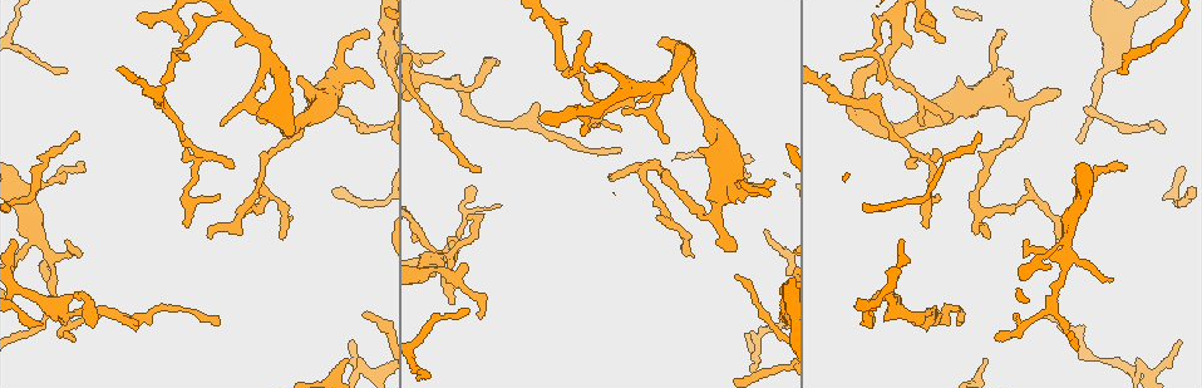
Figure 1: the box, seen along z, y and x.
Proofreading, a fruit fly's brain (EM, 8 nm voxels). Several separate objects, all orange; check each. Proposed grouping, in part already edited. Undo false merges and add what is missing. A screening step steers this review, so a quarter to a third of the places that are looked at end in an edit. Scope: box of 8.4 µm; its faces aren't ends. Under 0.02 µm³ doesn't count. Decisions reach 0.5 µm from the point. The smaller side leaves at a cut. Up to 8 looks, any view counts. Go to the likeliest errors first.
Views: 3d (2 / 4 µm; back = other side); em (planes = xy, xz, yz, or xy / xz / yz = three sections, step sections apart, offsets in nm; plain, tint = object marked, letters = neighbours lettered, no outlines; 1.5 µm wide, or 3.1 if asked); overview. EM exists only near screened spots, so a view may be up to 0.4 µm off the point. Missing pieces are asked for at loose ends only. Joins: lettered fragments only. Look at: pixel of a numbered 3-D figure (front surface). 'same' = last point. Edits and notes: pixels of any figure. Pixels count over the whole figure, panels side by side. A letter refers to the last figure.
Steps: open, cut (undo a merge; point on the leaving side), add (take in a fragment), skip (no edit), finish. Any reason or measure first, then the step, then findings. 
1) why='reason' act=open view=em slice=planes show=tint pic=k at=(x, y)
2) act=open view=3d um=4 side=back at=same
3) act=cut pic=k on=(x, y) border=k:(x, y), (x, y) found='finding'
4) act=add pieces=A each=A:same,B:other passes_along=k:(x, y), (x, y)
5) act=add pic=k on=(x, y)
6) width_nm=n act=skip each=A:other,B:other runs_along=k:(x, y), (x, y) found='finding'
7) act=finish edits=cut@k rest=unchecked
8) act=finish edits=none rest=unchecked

why='tapers out' act=open view=3d um=4 pic=1 at=(1111, 280)

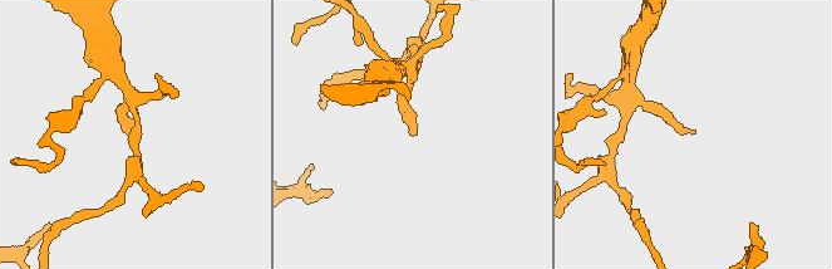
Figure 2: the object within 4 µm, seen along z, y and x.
act=open view=em slice=planes show=letters pic=2 at=(694, 132)

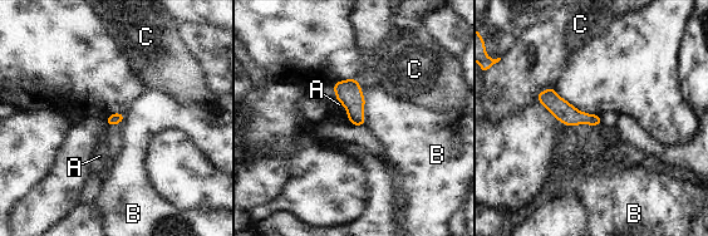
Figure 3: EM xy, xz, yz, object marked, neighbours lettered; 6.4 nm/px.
act=skip each=A:other,B:other,C:other runs_along=3:(541, 96), (573, 117), (598, 121) found='no lettered fragment goes on from it'

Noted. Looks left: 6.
act=open view=em slice=yz step=4 show=letters pic=1 at=(363, 315)

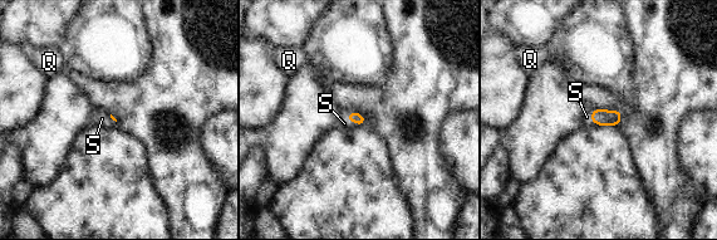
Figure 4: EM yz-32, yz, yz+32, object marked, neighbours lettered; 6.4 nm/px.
act=add pieces=S each=Q:other,S:same passes_along=4:(354, 117), (352, 121), (344, 123) found='the neuron continues'

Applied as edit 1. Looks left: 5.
act=open view=em slice=planes show=letters pic=1 at=(997, 76)

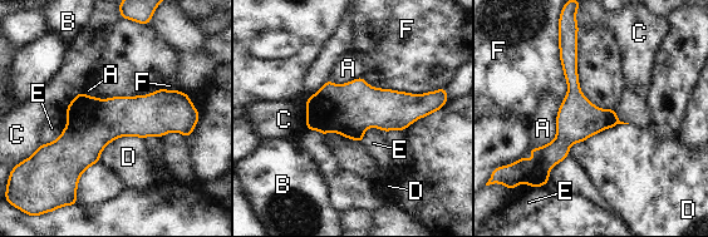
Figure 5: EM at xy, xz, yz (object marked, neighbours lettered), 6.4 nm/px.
width_nm=280 act=skip each=A:other,B:other,C:other,D:other,E:other,F:other border=5:(628, 123), (575, 142), (568, 157) found='one neuron here'

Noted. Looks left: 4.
act=finish edits=add@4 rest=unchecked

